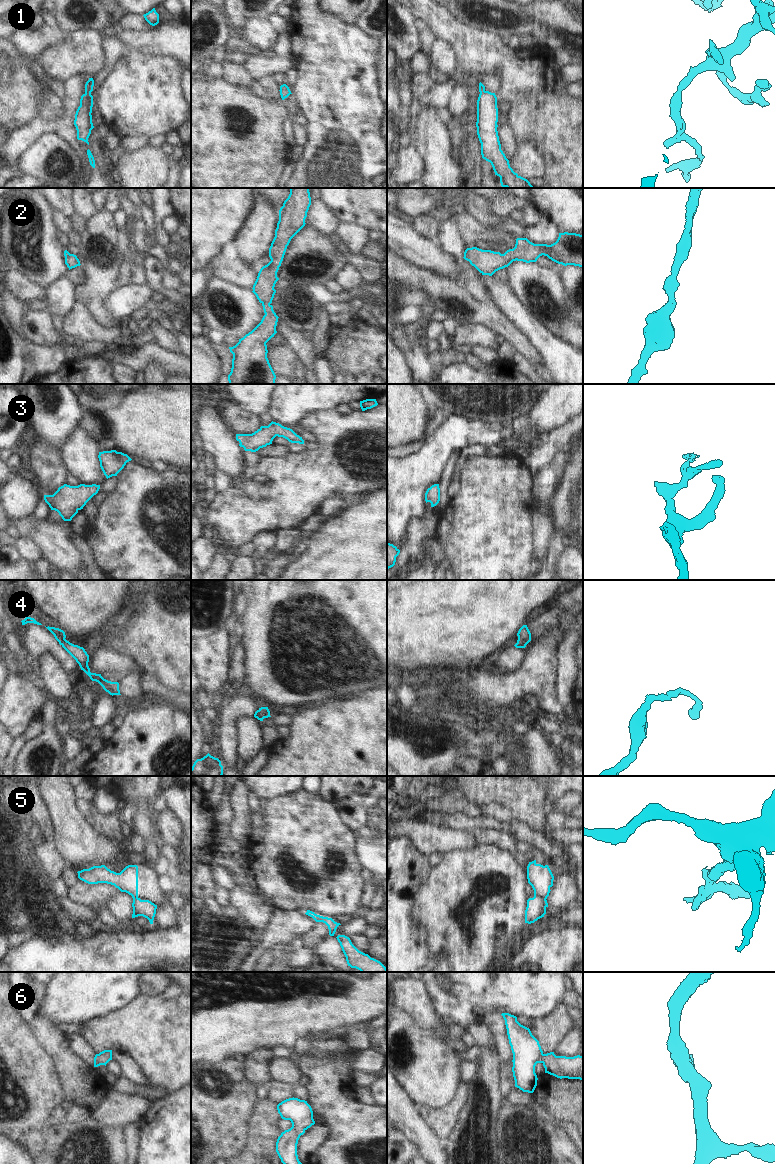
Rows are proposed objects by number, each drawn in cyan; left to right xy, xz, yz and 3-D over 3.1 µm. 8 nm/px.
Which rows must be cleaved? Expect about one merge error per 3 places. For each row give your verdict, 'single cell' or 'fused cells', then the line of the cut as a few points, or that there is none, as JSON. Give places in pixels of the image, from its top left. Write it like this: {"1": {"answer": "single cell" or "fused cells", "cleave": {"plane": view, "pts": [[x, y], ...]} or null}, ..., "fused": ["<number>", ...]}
{"1": {"answer": "single cell", "cleave": null}, "2": {"answer": "single cell", "cleave": null}, "3": {"answer": "single cell", "cleave": null}, "4": {"answer": "single cell", "cleave": null}, "5": {"answer": "fused cells", "cleave": {"plane": "yz", "pts": [[534, 896], [545, 900]]}}, "6": {"answer": "single cell", "cleave": null}, "fused": ["5"]}

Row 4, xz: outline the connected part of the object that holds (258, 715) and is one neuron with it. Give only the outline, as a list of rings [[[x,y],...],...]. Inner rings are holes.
[[[261,707],[261,708],[259,708],[255,712],[254,717],[257,718],[258,720],[260,720],[260,721],[263,721],[264,718],[271,717],[268,707]]]

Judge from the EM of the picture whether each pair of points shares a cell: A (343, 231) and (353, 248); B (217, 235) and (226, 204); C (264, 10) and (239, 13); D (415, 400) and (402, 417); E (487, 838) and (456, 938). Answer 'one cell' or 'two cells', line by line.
A: one cell
B: one cell
C: one cell
D: one cell
E: two cells

